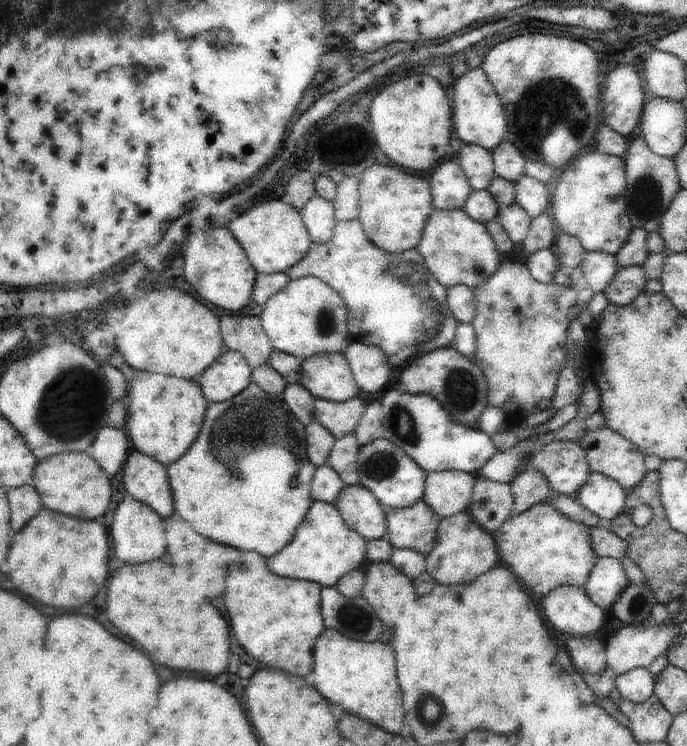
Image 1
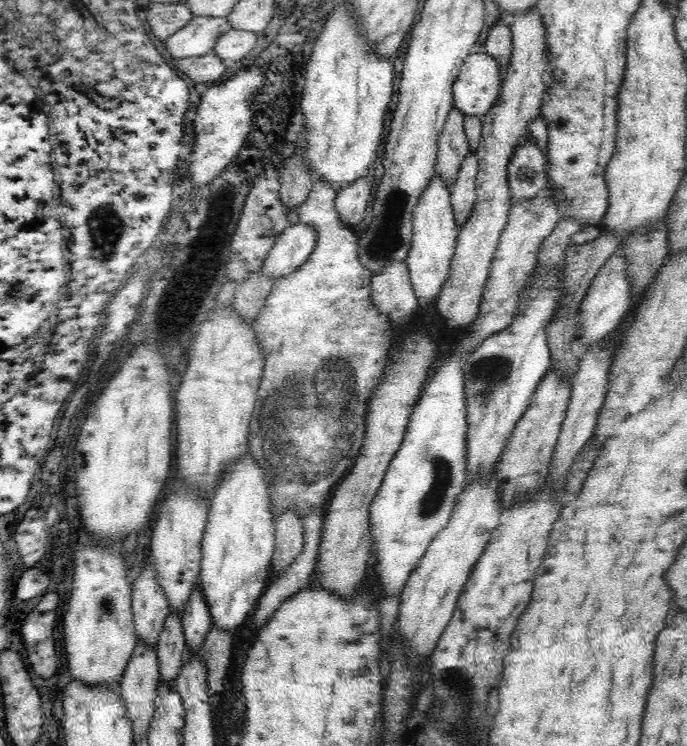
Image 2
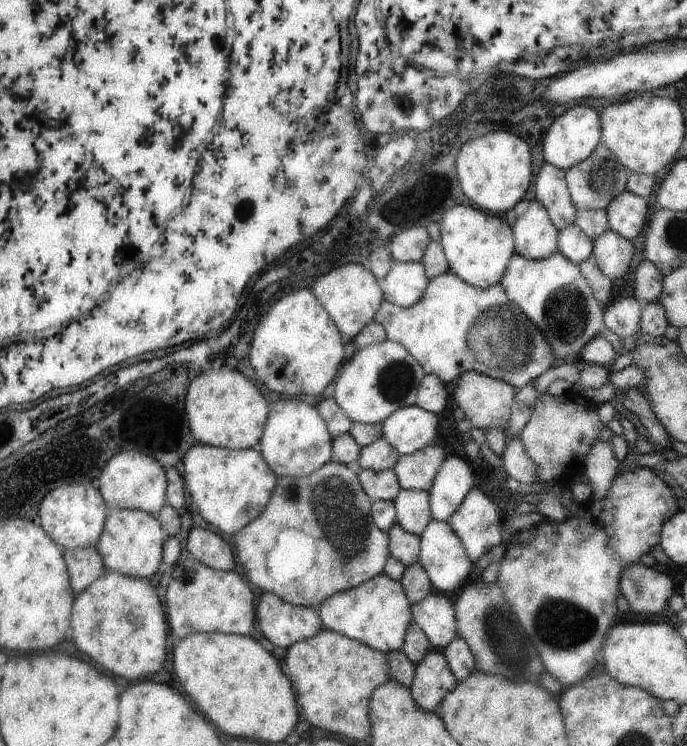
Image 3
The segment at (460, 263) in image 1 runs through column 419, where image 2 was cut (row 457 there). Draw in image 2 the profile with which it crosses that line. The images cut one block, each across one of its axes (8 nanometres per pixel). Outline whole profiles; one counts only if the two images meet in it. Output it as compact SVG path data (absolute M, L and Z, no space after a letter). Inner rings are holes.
M248 452L227 469L209 506L201 550L201 594L214 628L234 634L254 612L272 577L275 520L264 469Z

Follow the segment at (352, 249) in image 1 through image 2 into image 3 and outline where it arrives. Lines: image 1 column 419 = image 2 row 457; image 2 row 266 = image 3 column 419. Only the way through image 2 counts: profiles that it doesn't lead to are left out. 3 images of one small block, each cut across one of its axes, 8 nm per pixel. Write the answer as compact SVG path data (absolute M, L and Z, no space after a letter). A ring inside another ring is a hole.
M452 271L435 276L429 280L425 294L416 304L408 308L400 308L387 301L382 302L377 312L379 322L384 327L388 339L406 344L418 362L422 364L426 375L436 375L445 385L468 371L476 371L483 375L505 381L516 388L522 388L530 381L542 376L546 370L567 358L559 360L541 330L526 316L526 311L509 299L505 288L495 284L487 289L466 284Z

